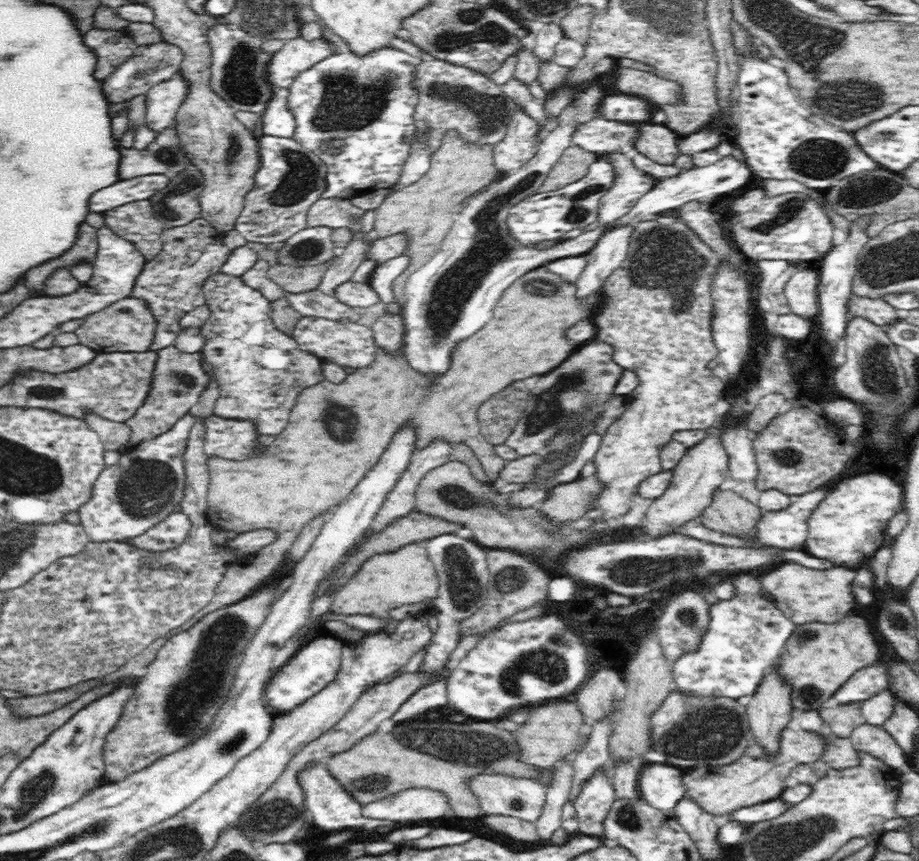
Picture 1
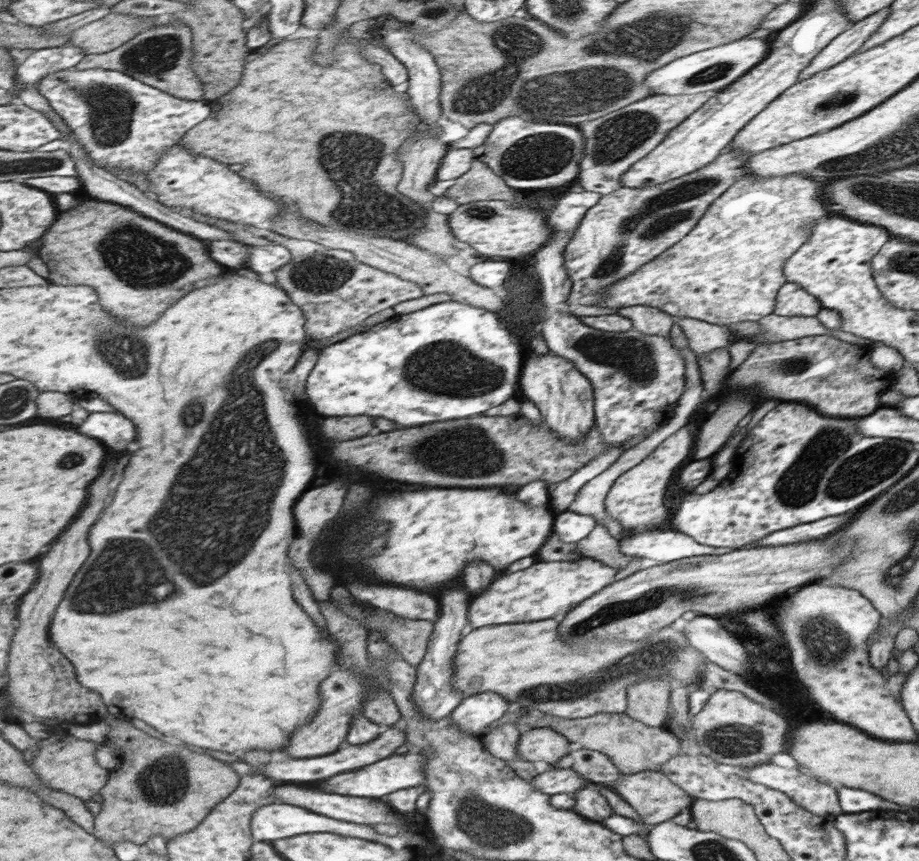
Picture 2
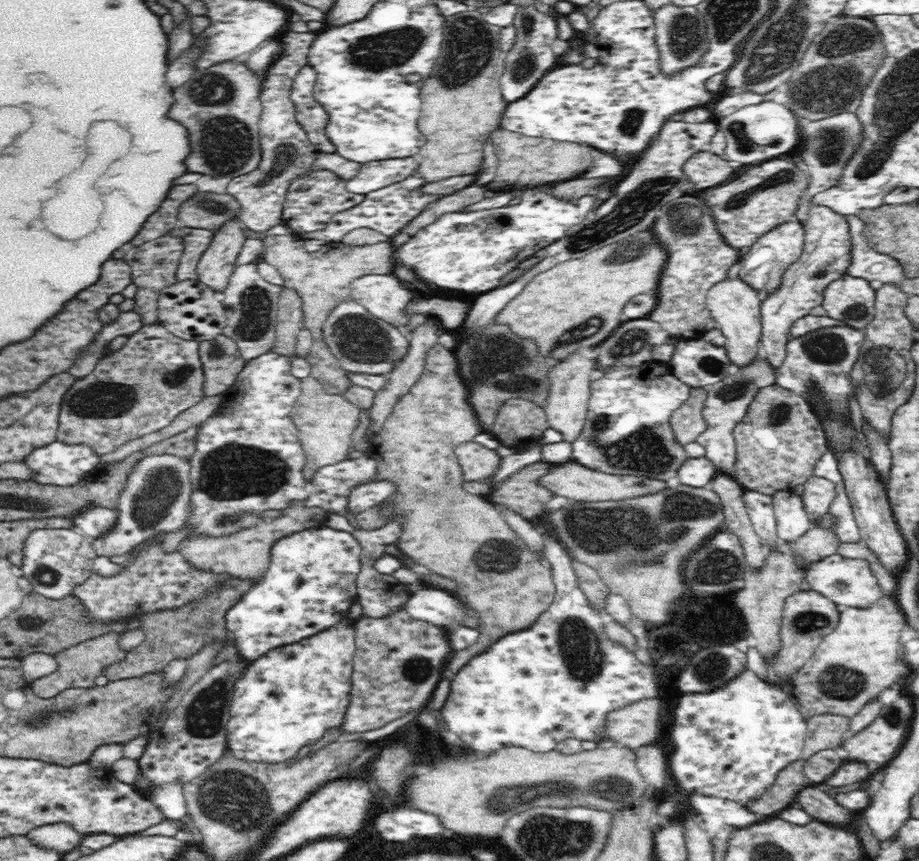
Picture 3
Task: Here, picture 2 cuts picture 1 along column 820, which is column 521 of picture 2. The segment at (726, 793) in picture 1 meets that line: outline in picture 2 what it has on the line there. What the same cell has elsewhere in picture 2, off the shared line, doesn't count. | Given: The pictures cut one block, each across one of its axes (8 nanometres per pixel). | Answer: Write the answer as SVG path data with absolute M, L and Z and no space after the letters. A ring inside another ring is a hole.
M533 727L520 734L516 751L521 760L543 760L551 765L568 754L567 744L569 740L552 728Z

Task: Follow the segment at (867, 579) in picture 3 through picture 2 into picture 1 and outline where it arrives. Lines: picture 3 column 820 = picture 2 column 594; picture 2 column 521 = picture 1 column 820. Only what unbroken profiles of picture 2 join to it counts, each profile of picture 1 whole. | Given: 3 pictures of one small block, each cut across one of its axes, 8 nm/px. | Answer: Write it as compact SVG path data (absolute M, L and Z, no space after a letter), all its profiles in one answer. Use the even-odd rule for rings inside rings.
M784 562L778 570L760 576L760 586L764 596L794 624L811 622L838 622L854 606L854 570L844 566L832 566L828 570L814 570L797 563Z

